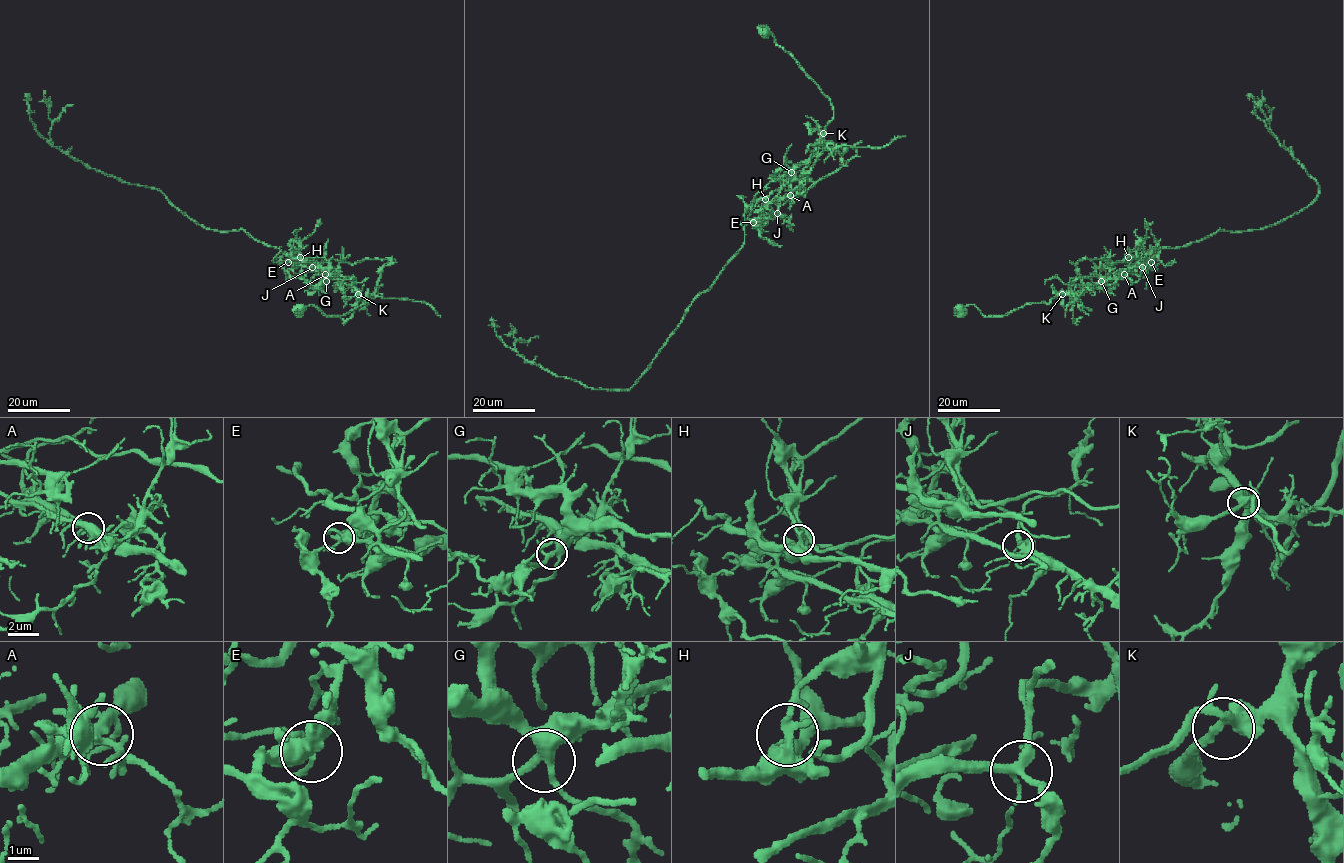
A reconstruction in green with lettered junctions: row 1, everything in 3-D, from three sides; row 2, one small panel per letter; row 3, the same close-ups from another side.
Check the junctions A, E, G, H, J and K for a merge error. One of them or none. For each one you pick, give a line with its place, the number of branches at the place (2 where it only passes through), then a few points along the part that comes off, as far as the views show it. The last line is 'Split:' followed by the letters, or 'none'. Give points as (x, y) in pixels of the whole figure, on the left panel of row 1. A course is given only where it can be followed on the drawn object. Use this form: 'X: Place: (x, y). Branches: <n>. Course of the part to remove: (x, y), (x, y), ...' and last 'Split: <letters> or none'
E: Place: (288, 262). Branches: 4. Course of the part to remove: (288, 262), (297, 257), (306, 259), (313, 267), (350, 284), (364, 297), (424, 302), (441, 316)
Split: E

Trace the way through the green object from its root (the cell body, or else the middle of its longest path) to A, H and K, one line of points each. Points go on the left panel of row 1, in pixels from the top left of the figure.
A: (299, 312), (313, 305), (325, 316), (343, 316), (368, 303), (352, 285), (339, 286), (339, 280), (325, 274)
H: (299, 312), (313, 305), (325, 316), (343, 316), (368, 303), (352, 278), (331, 273), (300, 257)
K: (299, 312), (313, 305), (325, 316), (343, 316), (368, 303), (360, 292), (358, 294)

